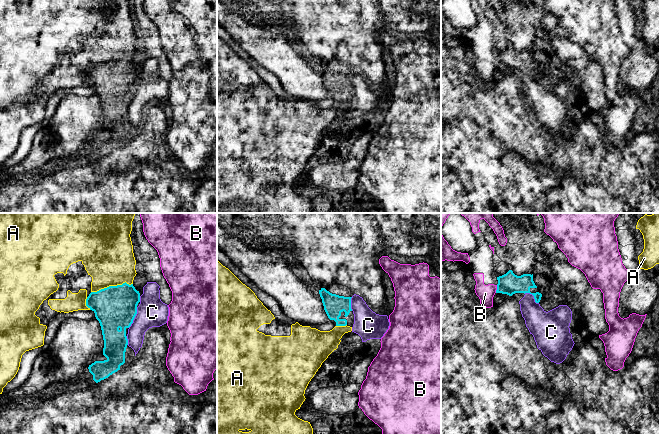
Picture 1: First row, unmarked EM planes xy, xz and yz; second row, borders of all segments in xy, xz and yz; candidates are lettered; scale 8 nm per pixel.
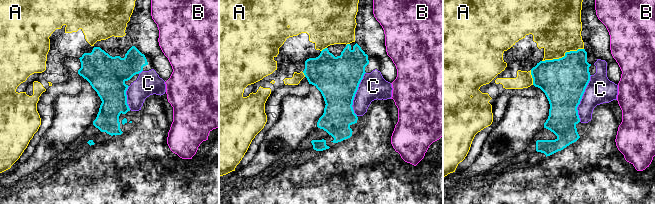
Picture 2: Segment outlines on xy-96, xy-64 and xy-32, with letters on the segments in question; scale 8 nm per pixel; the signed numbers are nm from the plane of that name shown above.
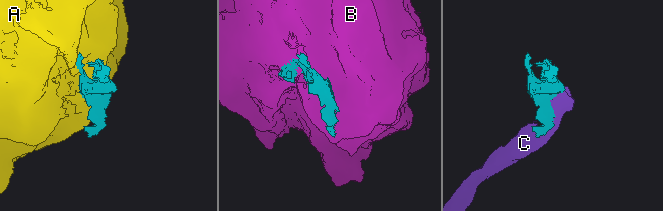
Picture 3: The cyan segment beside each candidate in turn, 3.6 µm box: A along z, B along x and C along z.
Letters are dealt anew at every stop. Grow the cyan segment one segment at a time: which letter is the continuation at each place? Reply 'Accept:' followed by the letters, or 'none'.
Accept: C

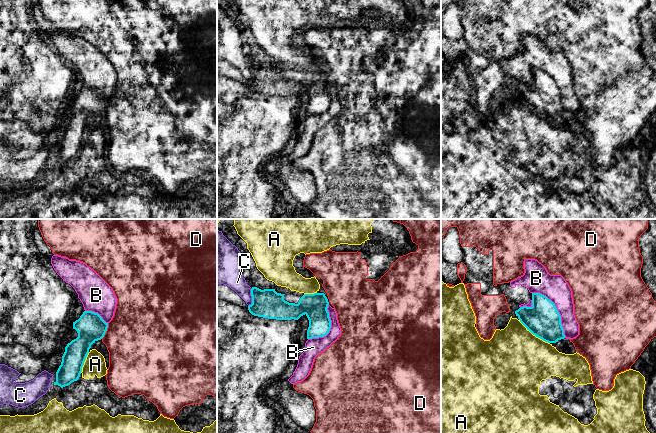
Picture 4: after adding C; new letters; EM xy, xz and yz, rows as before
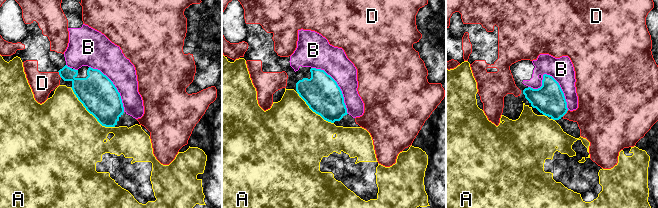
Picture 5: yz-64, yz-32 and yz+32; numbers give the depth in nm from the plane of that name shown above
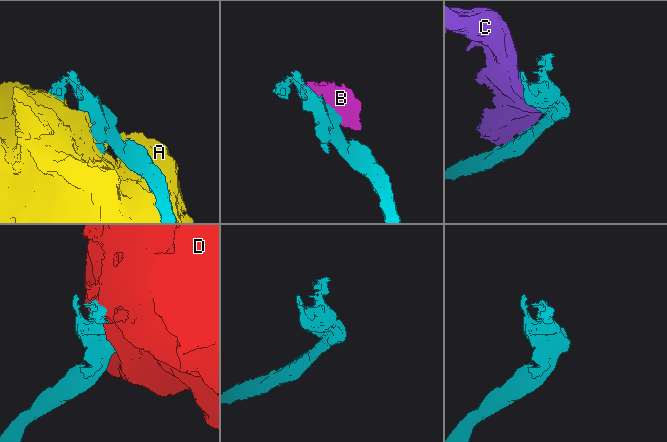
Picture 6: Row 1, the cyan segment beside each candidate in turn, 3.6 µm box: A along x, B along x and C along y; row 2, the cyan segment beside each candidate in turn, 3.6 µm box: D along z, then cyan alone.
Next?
Accept: none

